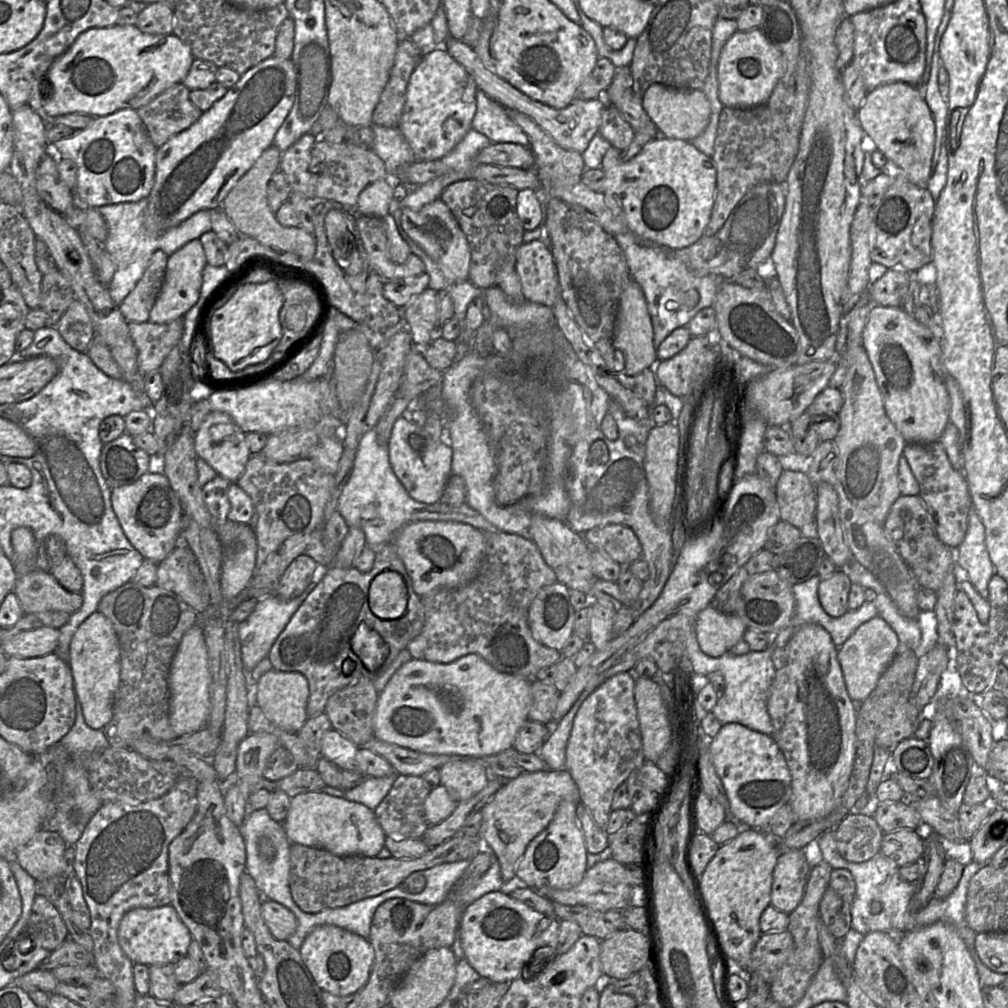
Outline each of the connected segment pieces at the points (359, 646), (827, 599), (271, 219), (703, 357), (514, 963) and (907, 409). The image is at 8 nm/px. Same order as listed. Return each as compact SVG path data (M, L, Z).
M361 625L351 638L351 649L370 672L377 672L389 654L383 638L366 625Z
M838 568L829 578L821 580L818 596L829 616L837 618L849 611L848 599L852 584L848 575Z
M276 146L268 147L254 165L240 178L222 202L222 209L237 231L250 236L261 244L298 255L303 261L310 261L316 253L316 240L303 228L281 225L267 200L267 187L272 176L280 170L281 152Z
M717 322L714 333L692 337L689 343L676 355L661 360L656 369L657 381L665 386L673 395L684 399L685 403L692 403L703 382L709 375L715 360L721 357L722 340L720 339Z
M504 891L485 894L470 904L460 920L460 938L465 958L483 978L492 983L510 983L541 963L551 963L557 956L560 920L540 913L512 898Z
M872 304L863 346L873 367L886 414L908 443L939 441L949 422L950 397L941 364L941 340L902 307Z

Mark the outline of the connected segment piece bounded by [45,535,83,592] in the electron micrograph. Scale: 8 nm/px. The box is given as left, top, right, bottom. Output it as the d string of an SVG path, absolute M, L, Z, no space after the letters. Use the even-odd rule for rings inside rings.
M50 535L45 541L45 547L50 574L68 591L81 592L83 576L68 555L64 541L57 535Z

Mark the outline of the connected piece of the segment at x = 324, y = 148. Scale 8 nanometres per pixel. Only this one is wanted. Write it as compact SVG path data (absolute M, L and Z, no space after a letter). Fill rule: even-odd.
M324 139L314 144L309 170L315 178L316 199L336 201L349 211L357 211L359 196L369 184L388 176L385 163L372 148L331 144Z

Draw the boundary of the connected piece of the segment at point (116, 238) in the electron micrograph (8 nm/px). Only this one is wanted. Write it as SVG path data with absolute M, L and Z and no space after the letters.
M144 198L137 202L123 202L96 208L108 226L108 236L102 243L102 247L116 264L116 271L107 285L109 295L116 305L120 305L134 289L148 267L152 255L157 250L170 256L191 240L199 239L201 235L212 230L210 210L201 210L162 233L150 233L144 227L144 214L147 206L148 199Z

